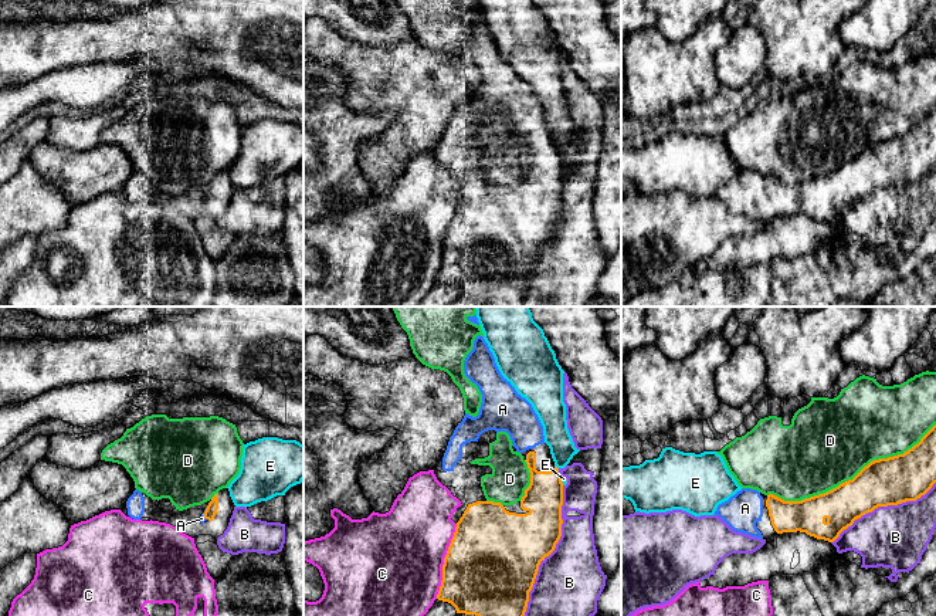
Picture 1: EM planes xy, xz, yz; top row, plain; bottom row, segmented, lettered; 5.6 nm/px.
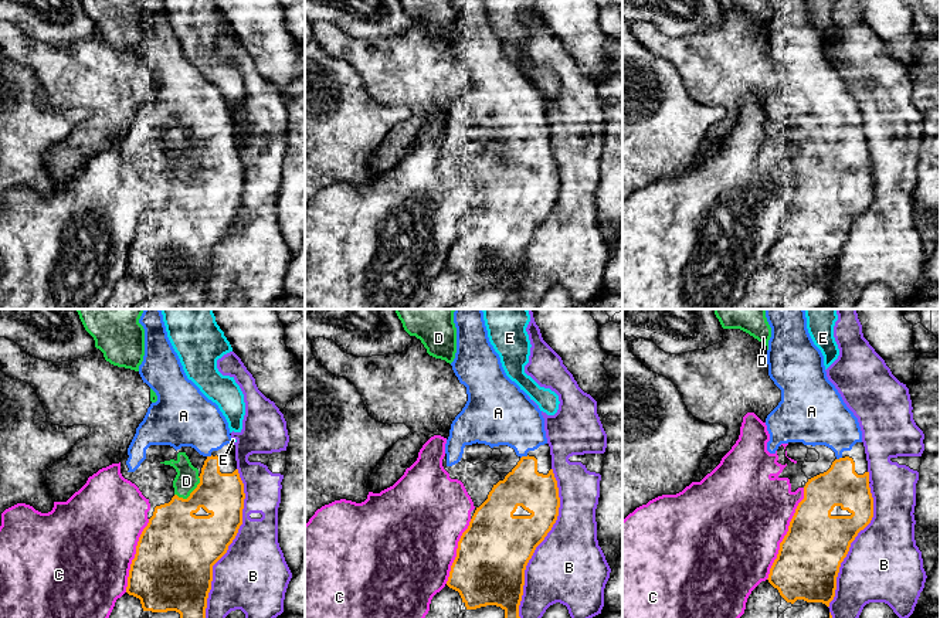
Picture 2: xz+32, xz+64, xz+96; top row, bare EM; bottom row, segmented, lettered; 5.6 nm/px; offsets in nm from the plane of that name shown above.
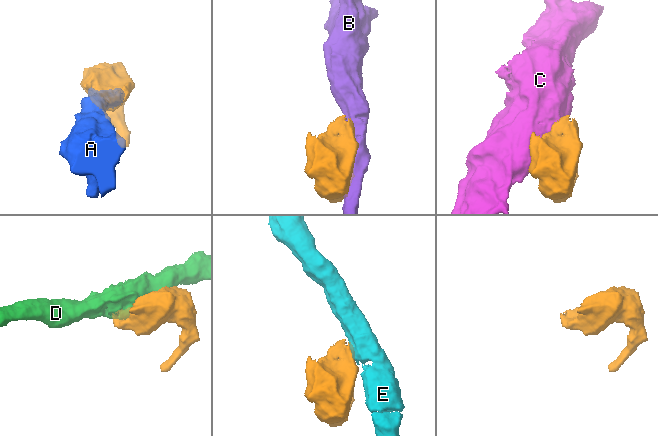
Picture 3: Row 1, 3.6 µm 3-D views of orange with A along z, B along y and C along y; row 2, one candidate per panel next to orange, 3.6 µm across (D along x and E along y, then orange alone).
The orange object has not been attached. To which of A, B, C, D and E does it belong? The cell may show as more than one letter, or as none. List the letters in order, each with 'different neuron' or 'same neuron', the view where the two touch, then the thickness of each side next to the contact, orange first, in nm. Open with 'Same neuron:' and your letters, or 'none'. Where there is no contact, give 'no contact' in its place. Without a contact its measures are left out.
Same neuron: A
A: same neuron; meets orange in xy; 70 nm thick on the orange side, 30 nm on the other
B: different neuron; meets orange in xz; 400 nm thick on the orange side, 380 nm on the other
C: different neuron; meets orange in xz; 500 nm thick on the orange side, 480 nm on the other
D: different neuron; meets orange in yz; 280 nm thick on the orange side, 480 nm on the other
E: different neuron; meets orange in xz; 220 nm thick on the orange side, 140 nm on the other

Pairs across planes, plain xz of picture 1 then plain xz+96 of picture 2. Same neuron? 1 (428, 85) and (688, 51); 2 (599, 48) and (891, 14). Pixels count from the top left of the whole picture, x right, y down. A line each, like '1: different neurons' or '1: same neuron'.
1: same neuron
2: same neuron

